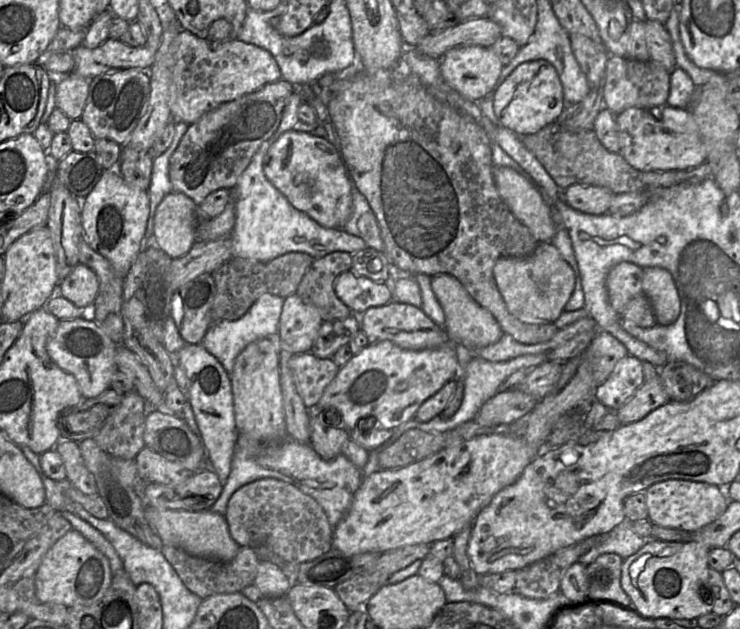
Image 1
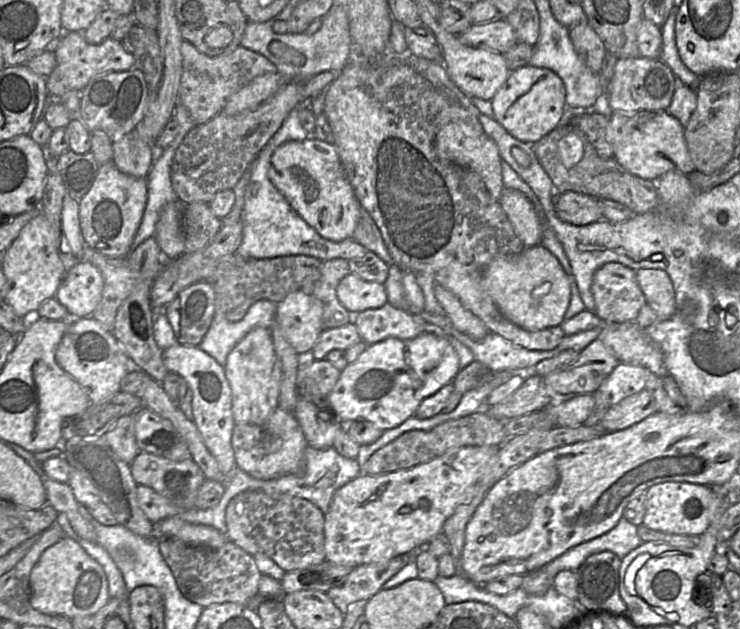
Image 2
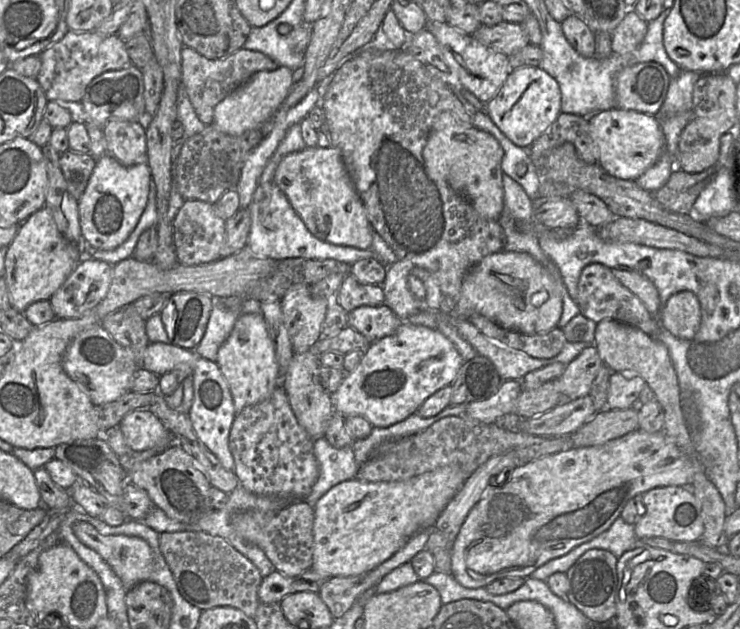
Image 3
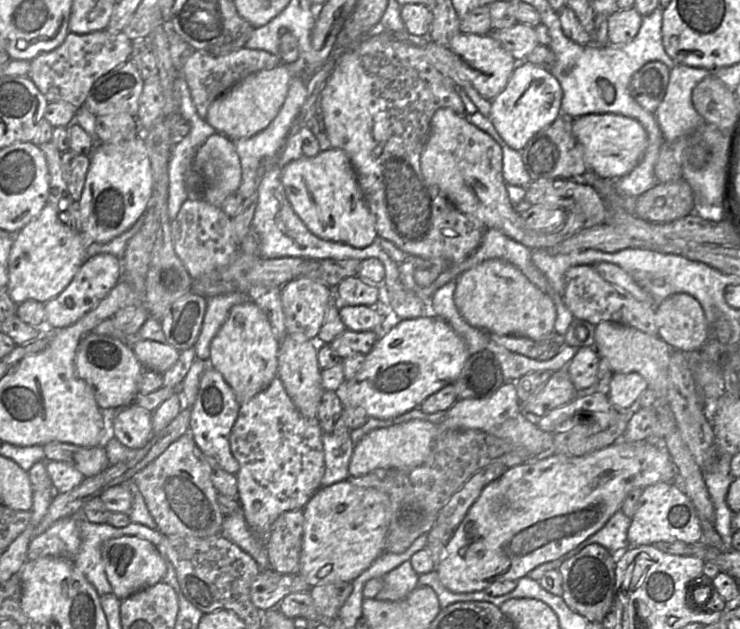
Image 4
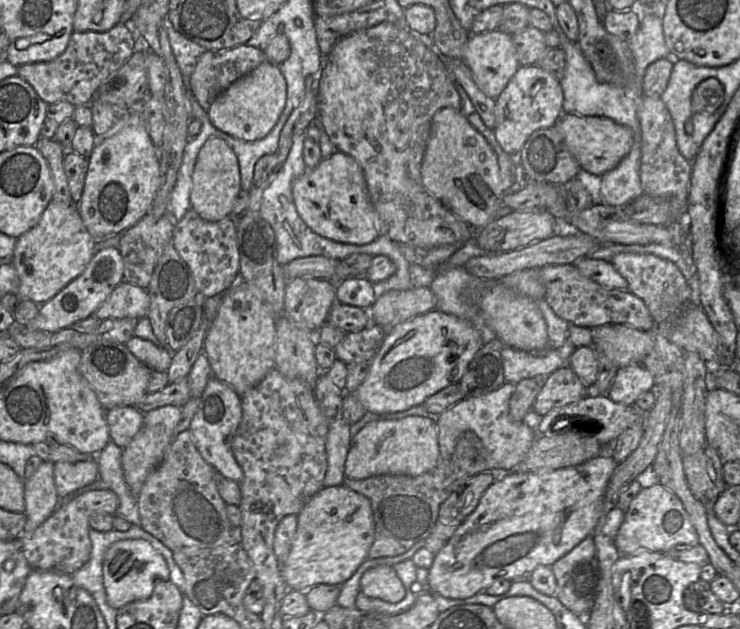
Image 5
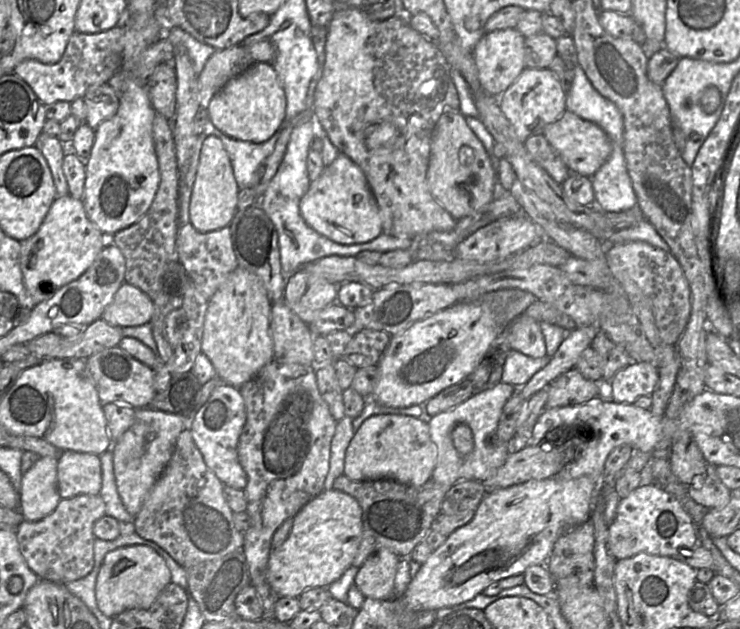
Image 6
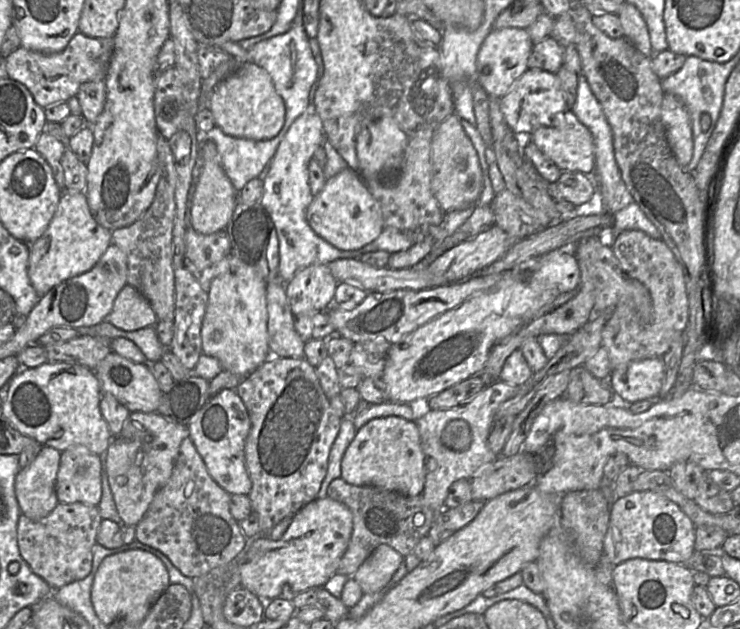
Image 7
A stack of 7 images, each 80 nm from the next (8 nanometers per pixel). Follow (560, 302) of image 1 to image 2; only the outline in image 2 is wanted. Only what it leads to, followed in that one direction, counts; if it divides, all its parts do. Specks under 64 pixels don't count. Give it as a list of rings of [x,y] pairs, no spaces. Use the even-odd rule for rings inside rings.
[[[540,243],[533,247],[526,247],[519,254],[494,257],[485,267],[482,276],[482,288],[502,315],[528,331],[538,331],[561,325],[572,294],[572,284],[571,276],[565,272],[557,257]]]

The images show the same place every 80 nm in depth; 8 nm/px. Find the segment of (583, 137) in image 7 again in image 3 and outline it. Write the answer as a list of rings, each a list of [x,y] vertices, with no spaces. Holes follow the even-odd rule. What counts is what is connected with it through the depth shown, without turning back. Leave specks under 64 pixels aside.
[[[614,107],[589,117],[590,135],[597,148],[597,163],[610,175],[623,180],[636,180],[660,157],[665,137],[660,118],[636,110]]]

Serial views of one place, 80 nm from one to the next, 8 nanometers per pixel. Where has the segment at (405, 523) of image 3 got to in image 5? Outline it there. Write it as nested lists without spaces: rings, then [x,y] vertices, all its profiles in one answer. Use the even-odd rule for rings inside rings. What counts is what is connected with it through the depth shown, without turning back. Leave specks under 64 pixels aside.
[[[343,484],[323,487],[297,515],[296,536],[280,574],[289,590],[305,592],[319,584],[342,585],[368,558],[375,524],[370,501]]]

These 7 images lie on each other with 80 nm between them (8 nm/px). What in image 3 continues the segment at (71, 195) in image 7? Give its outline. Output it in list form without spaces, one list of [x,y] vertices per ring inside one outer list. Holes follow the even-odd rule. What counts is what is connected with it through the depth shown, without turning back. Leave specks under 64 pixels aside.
[[[43,207],[19,225],[19,230],[7,247],[5,281],[11,306],[24,312],[34,302],[49,300],[81,261],[76,246],[58,230],[52,212]]]

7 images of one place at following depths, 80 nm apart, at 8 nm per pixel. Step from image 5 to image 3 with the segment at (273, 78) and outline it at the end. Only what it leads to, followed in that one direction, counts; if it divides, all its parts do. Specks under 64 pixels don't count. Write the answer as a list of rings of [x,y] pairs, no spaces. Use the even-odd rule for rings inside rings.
[[[288,67],[256,72],[215,106],[212,124],[228,135],[241,135],[271,118],[285,101],[292,84],[292,70]]]

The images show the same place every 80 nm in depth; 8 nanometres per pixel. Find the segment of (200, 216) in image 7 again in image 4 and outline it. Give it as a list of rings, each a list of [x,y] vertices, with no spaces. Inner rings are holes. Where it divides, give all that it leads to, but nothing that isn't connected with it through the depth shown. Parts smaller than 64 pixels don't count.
[[[213,134],[202,143],[196,152],[193,168],[205,178],[202,197],[216,207],[221,208],[225,199],[241,184],[241,165],[234,142],[224,134]]]

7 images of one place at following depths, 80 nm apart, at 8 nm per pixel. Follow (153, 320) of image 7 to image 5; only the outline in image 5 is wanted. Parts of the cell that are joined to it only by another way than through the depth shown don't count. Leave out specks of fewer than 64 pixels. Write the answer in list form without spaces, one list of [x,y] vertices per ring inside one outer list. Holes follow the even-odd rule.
[[[123,280],[93,314],[100,320],[147,317],[150,297],[146,289]]]

